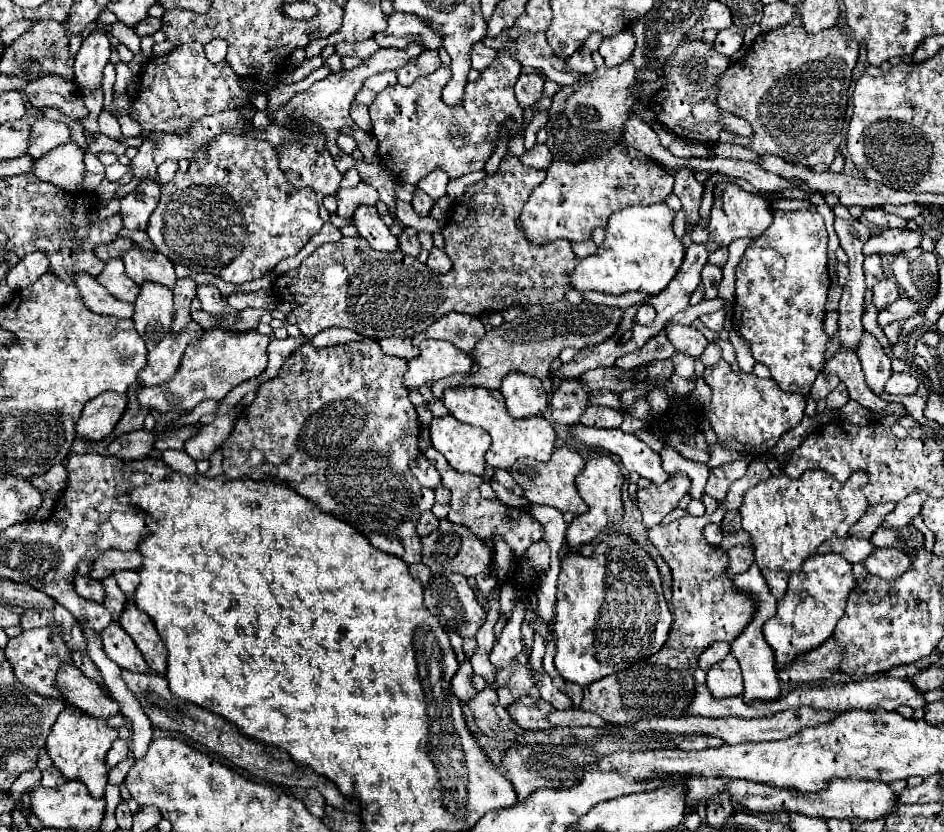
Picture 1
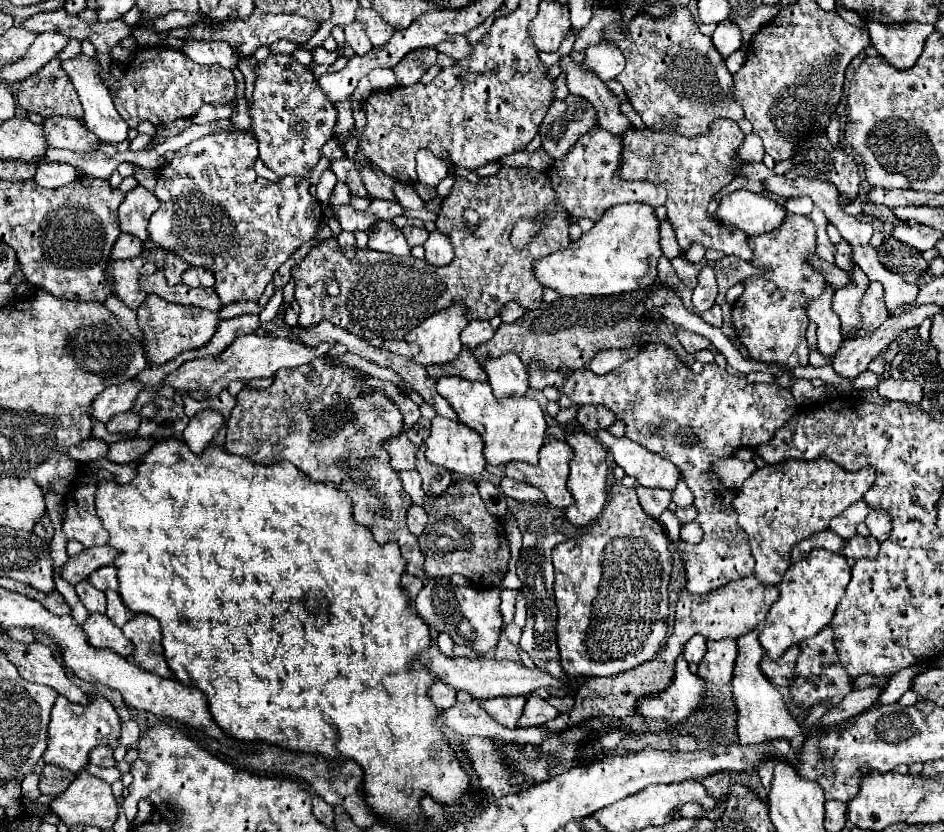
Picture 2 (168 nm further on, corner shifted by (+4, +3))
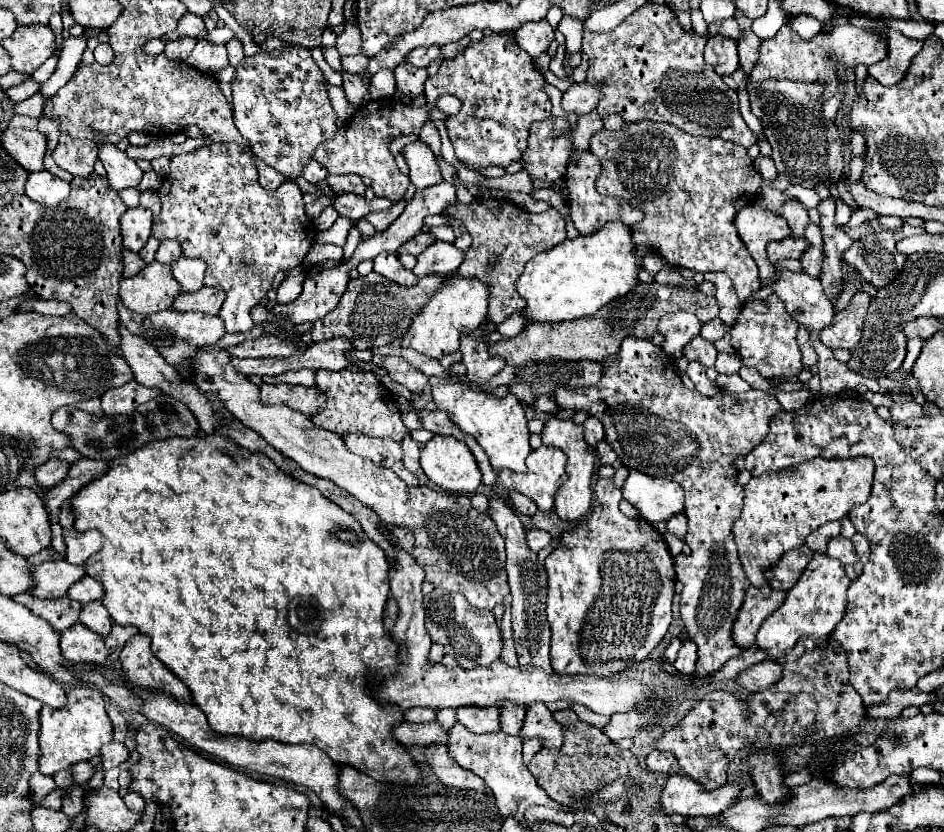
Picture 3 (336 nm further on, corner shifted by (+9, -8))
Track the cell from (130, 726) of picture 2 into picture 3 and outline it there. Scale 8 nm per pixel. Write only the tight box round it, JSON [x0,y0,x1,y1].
[101,743,129,769]

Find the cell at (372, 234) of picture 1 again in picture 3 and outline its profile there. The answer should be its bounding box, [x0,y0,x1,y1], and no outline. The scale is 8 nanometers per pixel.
[373,253,417,287]

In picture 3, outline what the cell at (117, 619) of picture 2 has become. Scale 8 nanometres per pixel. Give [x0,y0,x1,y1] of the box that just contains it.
[105,625,137,651]

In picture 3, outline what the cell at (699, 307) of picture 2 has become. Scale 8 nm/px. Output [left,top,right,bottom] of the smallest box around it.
[659,311,701,359]

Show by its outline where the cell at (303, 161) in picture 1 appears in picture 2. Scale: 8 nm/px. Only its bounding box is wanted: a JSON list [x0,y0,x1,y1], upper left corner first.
[248,54,338,178]

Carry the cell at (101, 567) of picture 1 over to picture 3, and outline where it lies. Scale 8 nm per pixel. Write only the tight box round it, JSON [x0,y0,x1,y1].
[31,559,87,599]

